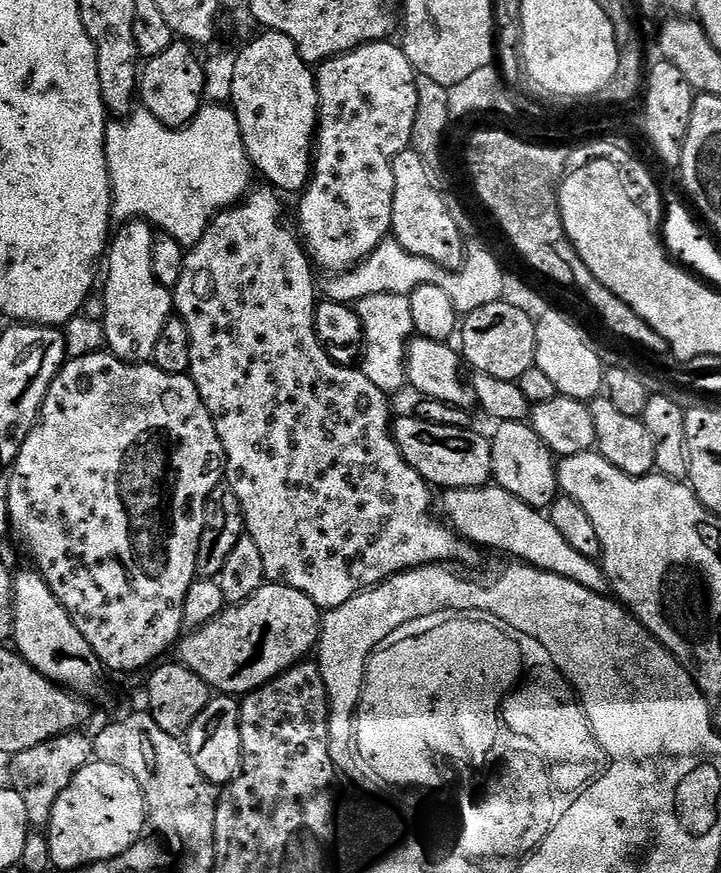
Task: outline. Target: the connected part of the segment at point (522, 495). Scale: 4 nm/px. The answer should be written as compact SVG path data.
M518 422L497 423L496 433L491 433L492 441L492 480L495 487L514 494L526 506L547 510L552 507L560 492L560 483L556 477L557 457L538 438L531 423Z

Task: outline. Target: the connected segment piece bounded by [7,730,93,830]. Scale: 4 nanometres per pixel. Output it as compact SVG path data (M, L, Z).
M83 731L67 732L61 736L50 738L38 746L30 746L30 750L22 750L7 761L10 786L22 798L22 806L26 806L29 825L33 829L47 829L54 802L58 802L58 794L70 786L70 782L93 759L91 739Z

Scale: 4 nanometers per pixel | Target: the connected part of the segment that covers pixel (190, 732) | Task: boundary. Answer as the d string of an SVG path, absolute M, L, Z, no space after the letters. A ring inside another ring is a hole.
M216 694L209 699L205 708L194 718L194 722L183 733L182 743L188 749L190 758L194 760L194 766L198 768L198 774L213 786L227 786L240 774L242 756L242 738L240 737L240 700L235 696Z

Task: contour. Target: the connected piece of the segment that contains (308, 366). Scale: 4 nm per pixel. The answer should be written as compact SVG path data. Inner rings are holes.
M263 186L253 187L249 191L248 195L240 201L239 204L233 204L231 208L225 208L222 212L217 212L211 224L209 224L206 234L202 239L196 243L193 248L187 249L184 258L184 269L182 270L182 278L174 289L174 312L177 317L180 318L181 322L185 324L186 330L189 332L189 368L187 375L191 376L193 382L196 384L198 394L202 398L202 402L206 406L206 410L212 416L212 421L216 427L216 433L218 438L222 442L222 450L224 451L224 471L226 473L226 484L234 490L234 494L238 498L240 503L240 513L244 516L244 526L246 534L250 539L254 540L258 551L262 554L262 563L265 567L264 578L265 581L273 584L285 584L290 586L294 590L302 590L302 594L306 594L306 598L313 600L317 606L322 610L329 608L337 608L342 606L346 602L350 602L350 598L354 598L358 594L363 592L369 592L371 588L376 588L379 584L386 583L391 576L397 576L399 572L408 572L411 568L424 568L427 564L439 564L443 565L445 562L452 562L448 560L464 560L468 556L470 551L469 545L465 541L461 540L451 528L448 527L447 523L443 519L435 518L432 520L432 512L434 516L434 492L430 487L427 480L424 480L418 474L418 470L414 470L408 463L402 458L402 454L396 446L396 440L392 436L392 426L394 423L394 413L390 407L389 397L385 392L380 390L378 386L374 386L373 382L370 382L366 378L366 374L361 372L361 369L356 366L345 366L343 364L333 364L332 359L326 354L326 350L322 350L322 346L318 342L316 337L316 305L318 303L318 280L312 277L314 273L314 265L301 241L294 235L290 229L284 225L284 212L280 209L281 197L277 195L271 187Z

